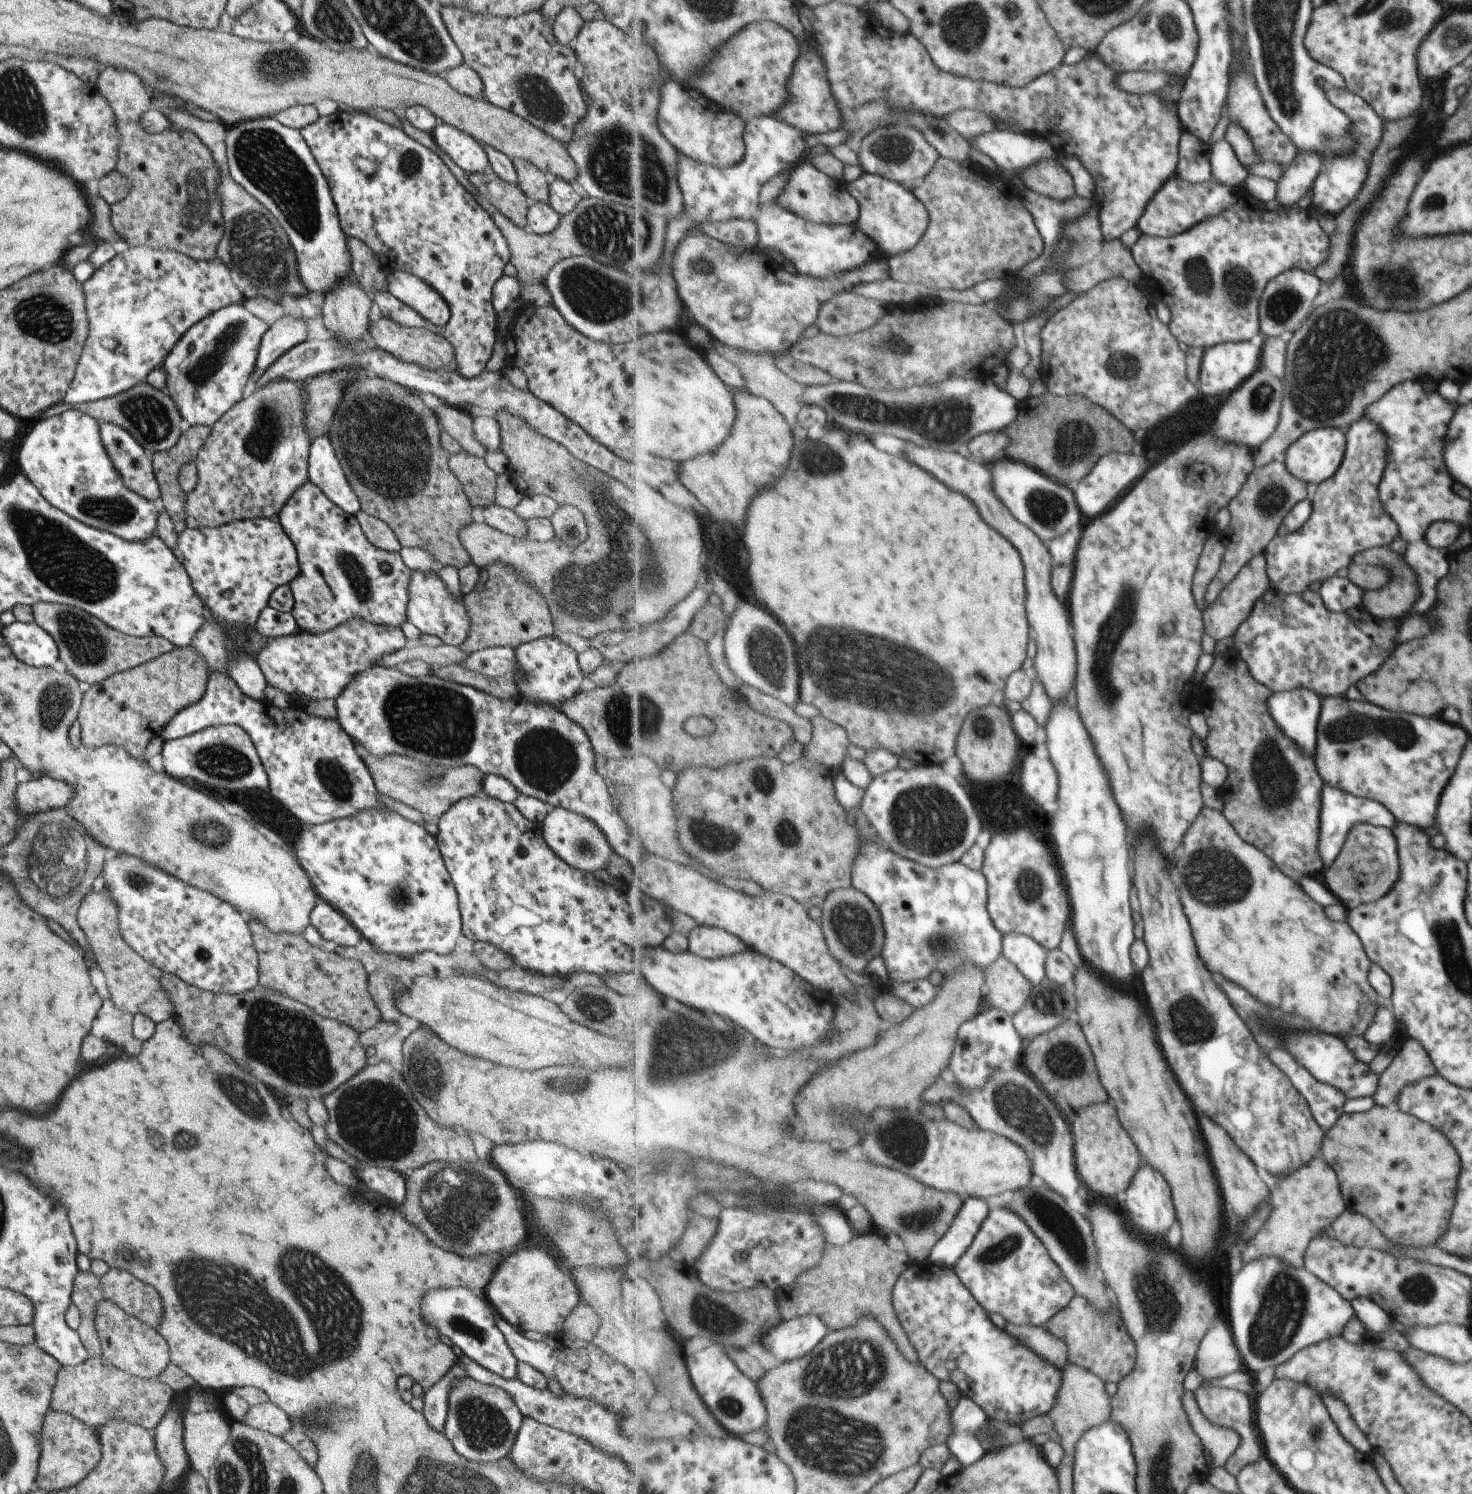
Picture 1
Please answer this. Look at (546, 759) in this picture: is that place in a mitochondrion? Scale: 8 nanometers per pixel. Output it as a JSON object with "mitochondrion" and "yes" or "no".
{"mitochondrion":"yes"}

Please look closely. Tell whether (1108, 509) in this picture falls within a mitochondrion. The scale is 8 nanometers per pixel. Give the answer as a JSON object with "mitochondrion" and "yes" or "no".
{"mitochondrion":"no"}

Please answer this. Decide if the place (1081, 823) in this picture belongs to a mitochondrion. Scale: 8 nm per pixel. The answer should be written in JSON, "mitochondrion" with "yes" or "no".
{"mitochondrion":"no"}

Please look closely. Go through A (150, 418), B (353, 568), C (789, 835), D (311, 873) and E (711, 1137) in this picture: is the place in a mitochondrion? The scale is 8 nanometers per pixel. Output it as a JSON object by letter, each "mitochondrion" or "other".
{"A":"mitochondrion","B":"mitochondrion","C":"mitochondrion","D":"other","E":"other"}

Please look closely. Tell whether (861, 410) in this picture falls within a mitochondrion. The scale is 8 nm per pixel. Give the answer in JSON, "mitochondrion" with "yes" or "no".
{"mitochondrion":"yes"}

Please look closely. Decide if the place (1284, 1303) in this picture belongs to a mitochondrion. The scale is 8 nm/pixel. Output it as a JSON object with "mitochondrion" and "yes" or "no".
{"mitochondrion":"yes"}

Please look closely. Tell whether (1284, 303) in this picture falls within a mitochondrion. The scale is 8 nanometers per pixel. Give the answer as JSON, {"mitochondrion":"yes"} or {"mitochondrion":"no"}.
{"mitochondrion":"yes"}

